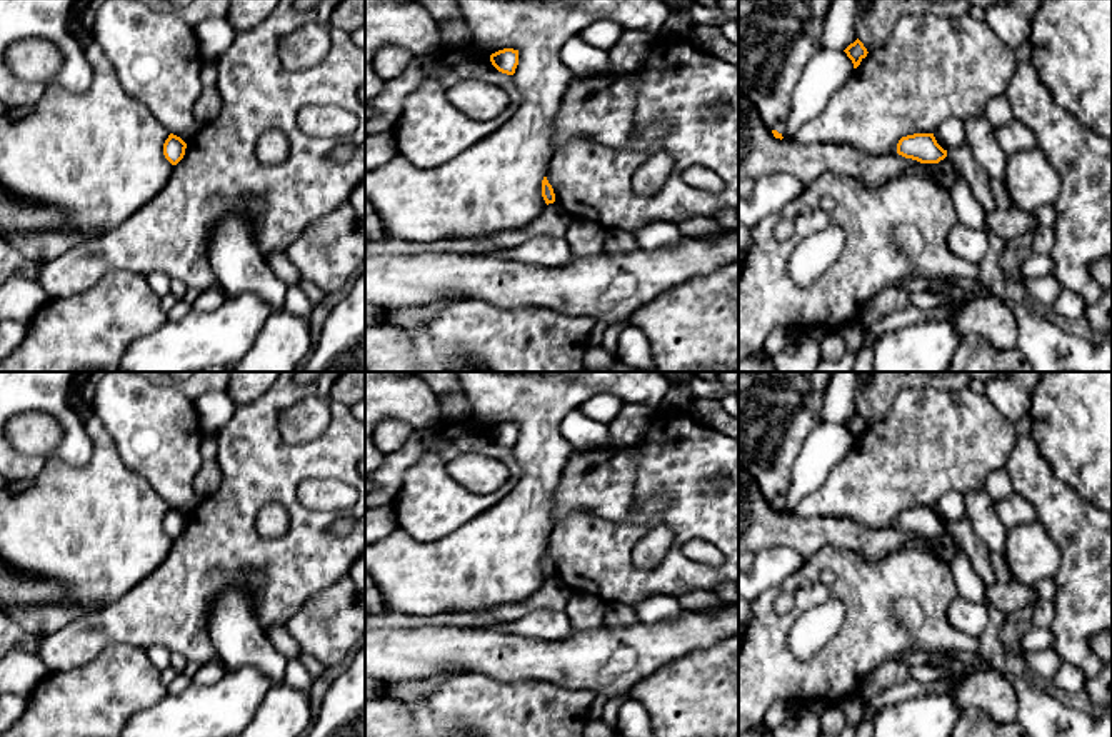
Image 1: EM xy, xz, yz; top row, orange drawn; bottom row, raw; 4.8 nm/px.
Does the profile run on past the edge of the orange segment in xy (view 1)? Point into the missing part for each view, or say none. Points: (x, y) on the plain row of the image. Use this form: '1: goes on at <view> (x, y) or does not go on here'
1: does not go on here

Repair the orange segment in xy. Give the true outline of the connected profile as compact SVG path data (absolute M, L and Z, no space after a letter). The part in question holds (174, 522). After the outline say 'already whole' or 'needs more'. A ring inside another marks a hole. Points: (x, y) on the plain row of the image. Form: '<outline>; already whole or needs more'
M170 507L163 517L163 529L172 539L177 539L183 532L185 522L187 517L180 510Z; already whole

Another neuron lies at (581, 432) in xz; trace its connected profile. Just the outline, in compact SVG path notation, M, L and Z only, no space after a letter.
M572 409L560 422L560 434L569 449L592 450L610 447L609 427L585 417L579 409Z

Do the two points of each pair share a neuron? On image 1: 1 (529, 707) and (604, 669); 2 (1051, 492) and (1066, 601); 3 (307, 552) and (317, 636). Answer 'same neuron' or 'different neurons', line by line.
1: different neurons
2: same neuron
3: different neurons

